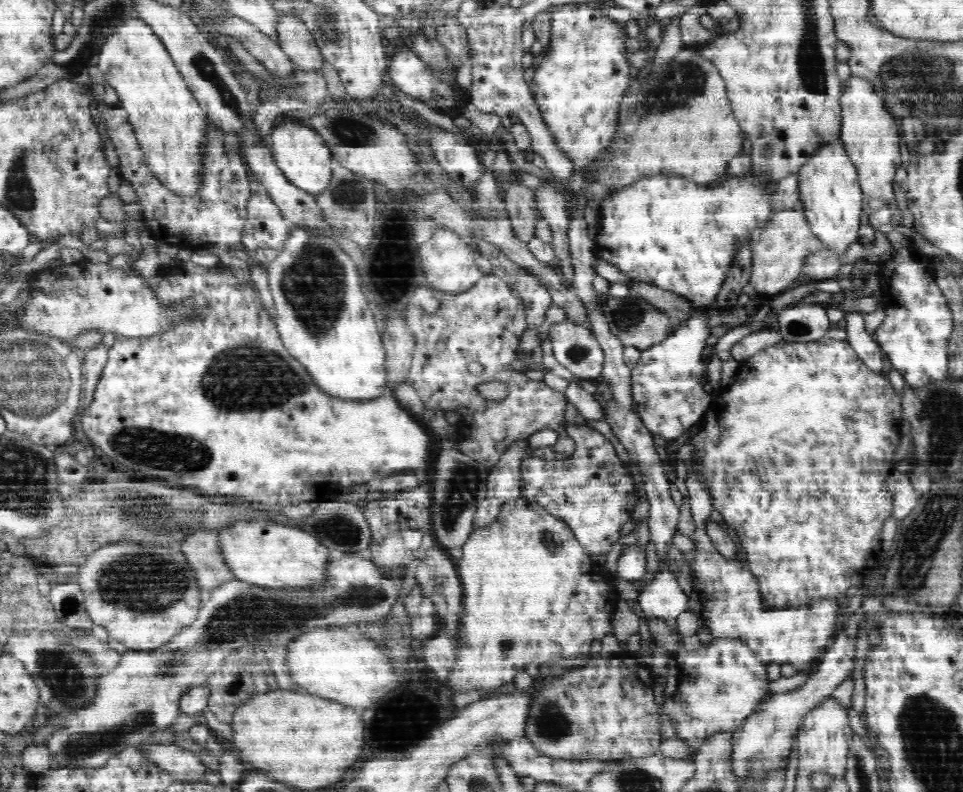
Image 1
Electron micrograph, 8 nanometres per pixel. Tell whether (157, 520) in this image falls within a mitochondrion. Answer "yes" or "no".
yes

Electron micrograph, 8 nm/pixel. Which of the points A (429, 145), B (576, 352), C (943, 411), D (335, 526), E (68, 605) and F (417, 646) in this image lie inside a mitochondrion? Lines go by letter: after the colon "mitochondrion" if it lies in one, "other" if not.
A: other
B: mitochondrion
C: mitochondrion
D: mitochondrion
E: mitochondrion
F: other

